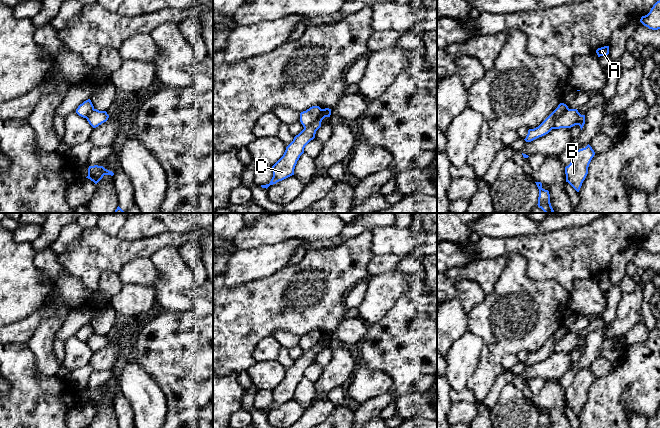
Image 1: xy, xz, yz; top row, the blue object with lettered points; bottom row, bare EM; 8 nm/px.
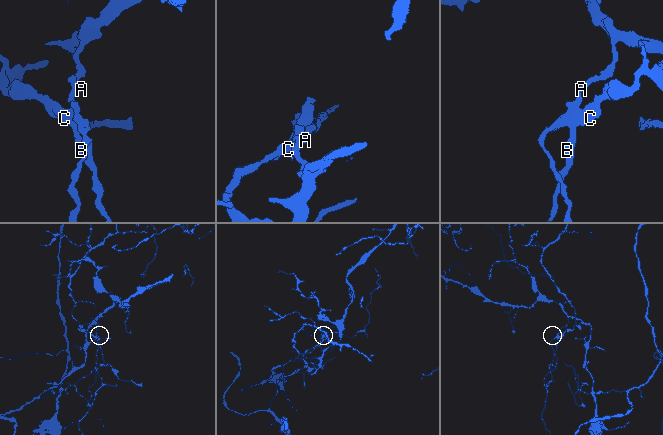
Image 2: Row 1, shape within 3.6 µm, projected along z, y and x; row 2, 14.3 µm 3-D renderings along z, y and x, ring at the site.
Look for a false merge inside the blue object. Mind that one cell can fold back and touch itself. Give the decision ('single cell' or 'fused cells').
fused cells

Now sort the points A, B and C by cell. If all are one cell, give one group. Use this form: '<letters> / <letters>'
A / B C

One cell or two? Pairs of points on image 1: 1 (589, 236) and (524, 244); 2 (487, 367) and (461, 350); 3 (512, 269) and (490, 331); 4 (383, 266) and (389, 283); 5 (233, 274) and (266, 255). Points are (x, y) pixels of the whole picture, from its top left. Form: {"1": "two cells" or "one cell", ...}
{"1": "one cell", "2": "two cells", "3": "one cell", "4": "two cells", "5": "one cell"}

